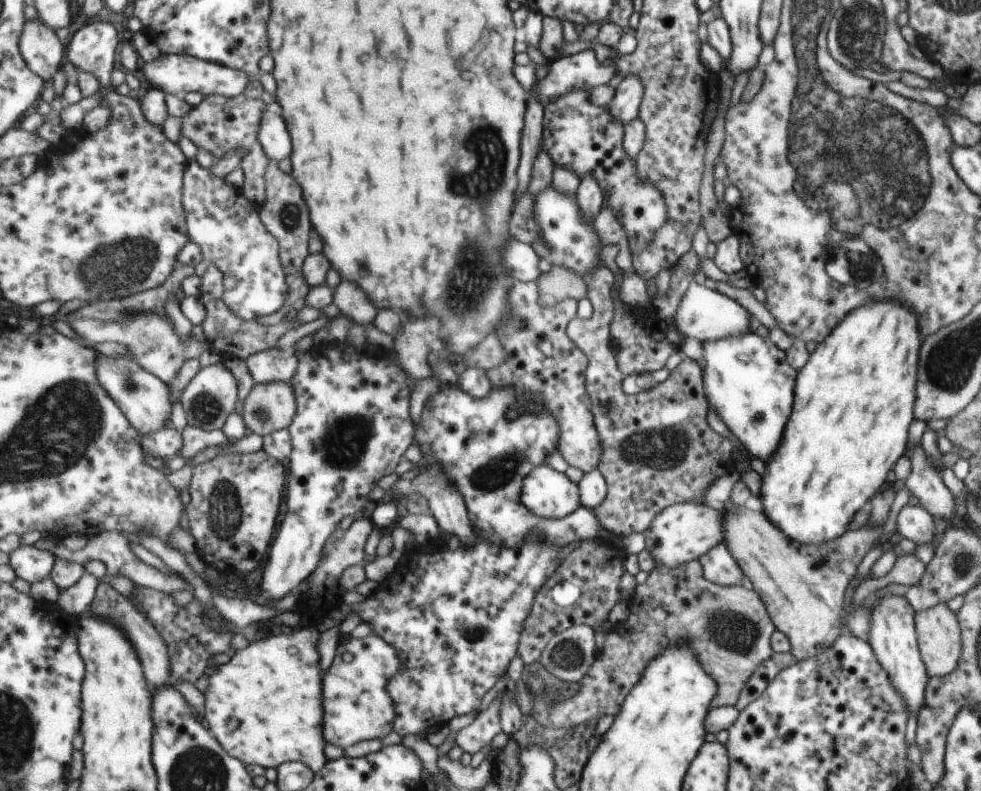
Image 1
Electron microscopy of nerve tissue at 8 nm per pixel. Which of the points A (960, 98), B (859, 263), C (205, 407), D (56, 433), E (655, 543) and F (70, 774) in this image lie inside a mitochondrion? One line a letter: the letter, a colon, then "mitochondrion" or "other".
A: other
B: mitochondrion
C: mitochondrion
D: mitochondrion
E: other
F: other

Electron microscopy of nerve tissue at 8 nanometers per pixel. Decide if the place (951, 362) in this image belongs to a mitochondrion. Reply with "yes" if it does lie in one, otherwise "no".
yes

